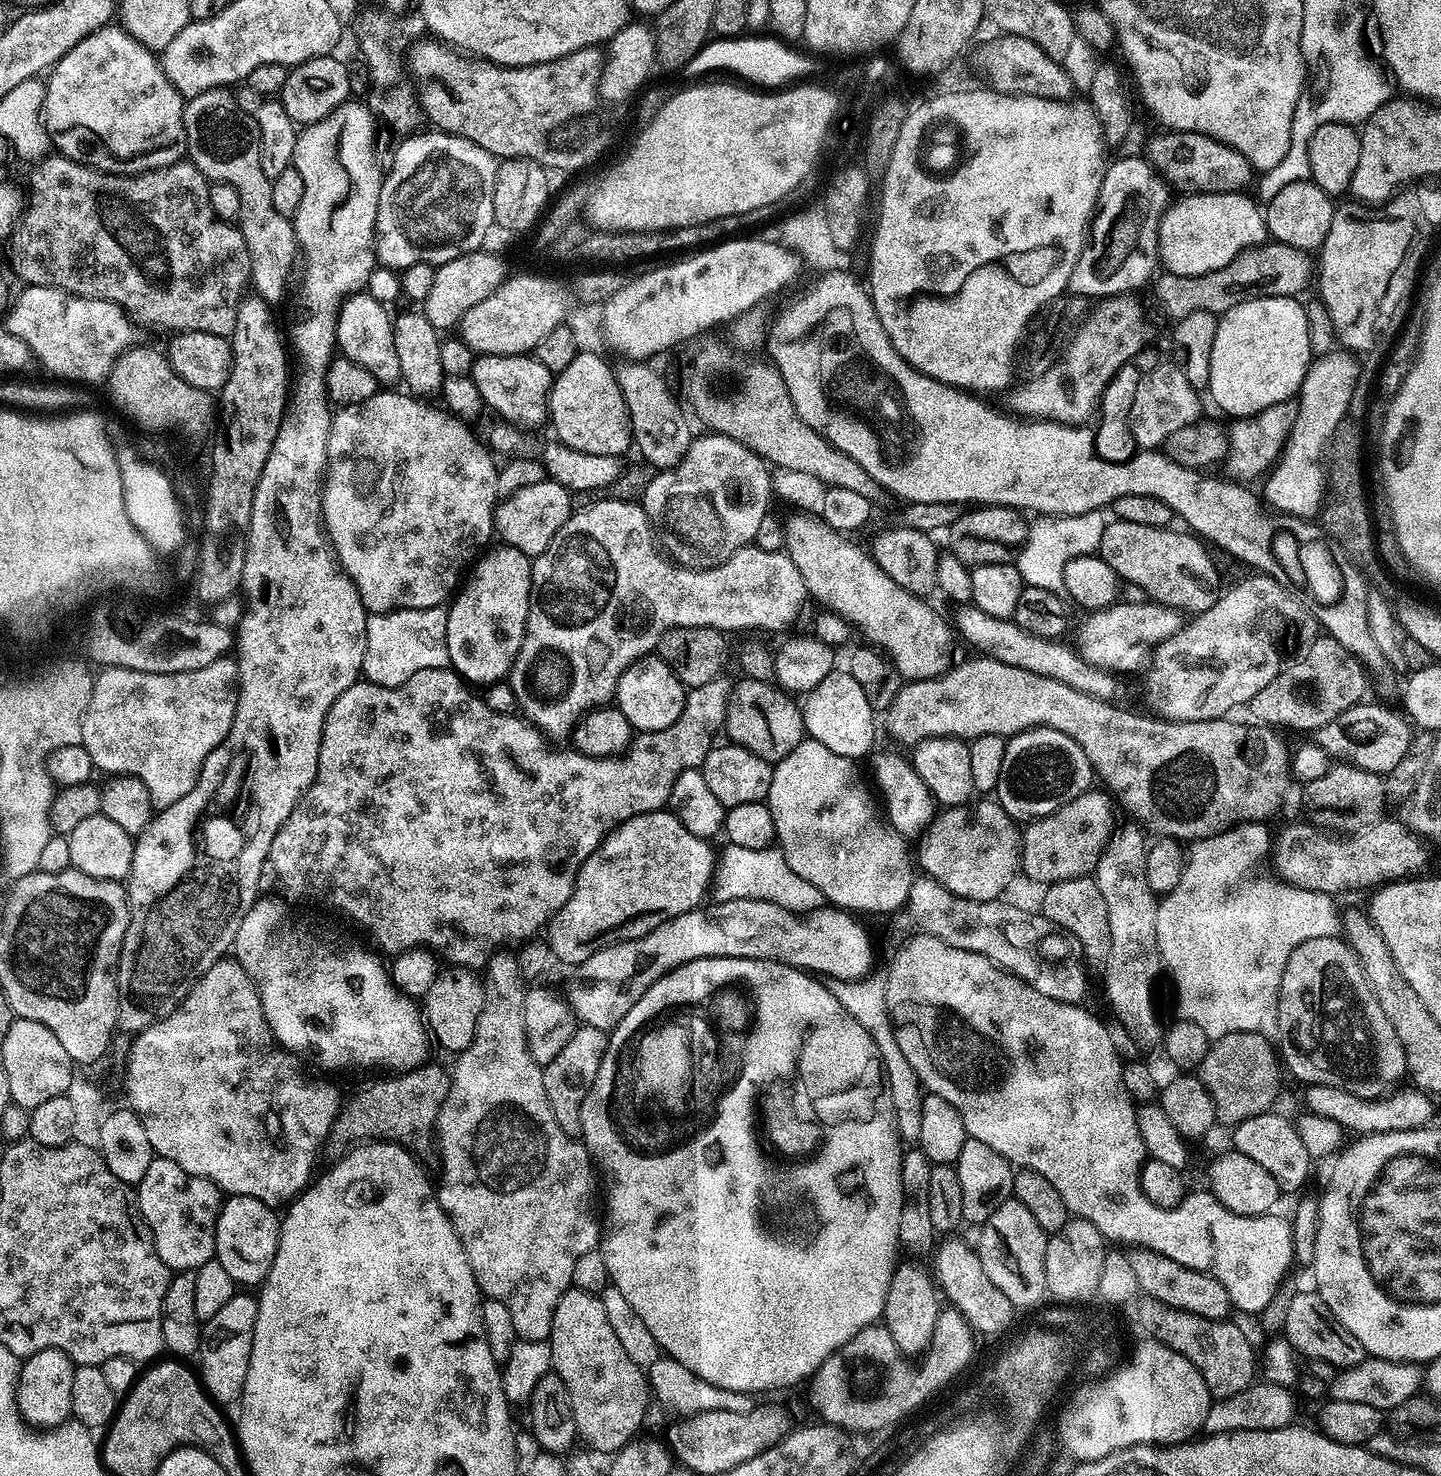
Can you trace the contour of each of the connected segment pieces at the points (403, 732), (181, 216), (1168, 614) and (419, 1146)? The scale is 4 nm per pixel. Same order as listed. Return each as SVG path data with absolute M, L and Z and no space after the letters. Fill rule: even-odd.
M451 667L418 670L418 674L414 674L414 678L406 678L402 686L378 686L367 682L351 684L326 714L316 780L304 791L290 818L282 822L278 834L274 834L274 842L268 851L268 864L271 871L273 868L280 875L286 887L305 892L308 896L321 896L334 907L344 908L346 915L365 924L376 935L377 942L391 954L427 946L444 960L448 959L449 965L480 970L487 965L488 957L505 945L502 943L508 938L524 942L535 937L539 933L536 931L540 927L541 931L556 911L566 906L576 888L576 875L580 873L580 867L612 829L631 816L661 811L671 801L674 782L678 782L679 776L686 770L703 765L706 754L717 739L716 731L719 733L724 727L724 707L728 704L730 684L724 678L717 678L697 688L687 689L682 714L678 714L676 721L666 726L666 730L640 732L626 754L605 758L588 756L575 750L551 752L543 732L519 715L492 710L483 695L475 696L471 691L475 692L464 677Z
M52 154L39 161L33 168L36 169L32 172L32 192L30 188L30 199L27 201L24 215L10 240L10 254L20 254L20 264L14 270L22 270L22 275L20 275L19 279L23 281L25 285L41 284L47 288L60 288L64 292L72 292L76 296L89 296L95 300L109 300L110 302L120 305L121 308L126 310L129 317L132 317L138 322L142 320L146 324L158 324L164 328L174 328L172 330L183 330L185 332L208 331L210 334L225 336L227 338L231 337L235 330L237 305L240 304L242 297L245 295L244 286L248 286L250 282L250 254L247 253L244 235L240 233L239 227L237 227L235 223L216 219L214 206L210 206L210 190L208 189L210 181L208 181L191 162L172 164L168 168L159 168L153 172L137 172L135 176L119 176L117 172L100 172L97 168L91 168L89 164L80 164L77 160L70 160L66 156Z
M1117 602L1109 608L1089 611L1085 616L1088 617L1081 622L1080 633L1074 639L1075 647L1083 660L1113 674L1139 673L1149 663L1157 646L1182 626L1182 616L1177 609L1155 602L1140 605Z
M425 1062L419 1068L409 1072L384 1078L381 1084L365 1090L361 1096L345 1103L336 1116L328 1139L324 1141L323 1155L328 1155L332 1162L347 1156L353 1148L369 1142L387 1142L398 1144L411 1152L417 1160L427 1161L427 1156L434 1152L436 1138L436 1119L438 1110L448 1093L449 1073L444 1072L433 1062Z

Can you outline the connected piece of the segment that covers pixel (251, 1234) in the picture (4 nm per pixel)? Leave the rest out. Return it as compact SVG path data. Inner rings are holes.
M228 1196L220 1205L214 1246L216 1259L230 1274L230 1278L238 1286L263 1284L270 1274L270 1266L274 1266L274 1254L278 1254L280 1241L281 1217L276 1216L277 1209L273 1205L249 1196Z

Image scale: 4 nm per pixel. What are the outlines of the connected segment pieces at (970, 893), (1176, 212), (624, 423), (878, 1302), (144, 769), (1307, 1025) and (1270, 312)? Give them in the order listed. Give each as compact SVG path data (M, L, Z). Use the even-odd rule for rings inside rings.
M980 798L969 804L948 806L937 815L919 841L918 864L925 877L937 880L956 896L974 900L999 900L1021 871L1021 829L999 802Z
M1198 192L1184 194L1181 200L1173 199L1164 209L1164 217L1160 220L1158 230L1158 260L1164 264L1169 273L1174 276L1197 276L1210 274L1214 270L1222 270L1235 256L1246 248L1255 248L1269 239L1265 224L1265 213L1261 205L1251 195L1244 192Z
M585 350L578 351L573 361L570 362L565 369L555 373L552 381L552 390L548 393L548 414L550 417L550 425L552 424L553 430L556 431L555 439L559 441L559 443L566 445L568 448L582 450L586 454L606 454L607 456L623 457L625 455L624 451L626 451L628 447L630 449L633 447L634 441L632 439L632 423L628 417L628 407L624 401L624 395L622 394L622 390L616 381L616 372L614 371L614 368L611 368L611 366L603 360L602 357L595 356L592 352L585 352Z
M711 956L711 957L710 957L710 958L698 958L698 959L697 959L697 960L695 960L695 961L694 961L694 962L686 962L686 963L685 963L685 964L680 964L680 965L678 965L678 967L677 967L677 968L675 968L675 969L674 969L674 971L672 971L672 972L667 972L667 974L666 974L666 975L665 975L665 976L664 976L664 977L663 977L663 978L661 978L661 980L659 980L659 981L658 981L658 982L654 982L654 986L650 986L650 990L646 990L646 994L642 994L642 998L638 998L638 1002L634 1002L634 1006L630 1006L630 1014L626 1014L626 1018L622 1018L622 1022L618 1022L618 1026L617 1026L617 1027L616 1027L616 1028L613 1028L613 1029L611 1029L611 1032L610 1032L610 1035L609 1035L609 1037L608 1037L608 1045L607 1045L607 1046L606 1046L606 1050L605 1050L605 1051L604 1051L604 1056L603 1056L603 1057L602 1057L602 1058L601 1058L601 1059L600 1059L600 1065L599 1065L599 1066L598 1066L598 1074L597 1074L597 1075L596 1075L596 1077L595 1077L595 1078L594 1078L594 1082L593 1082L593 1083L592 1083L592 1085L591 1085L591 1086L590 1086L590 1090L589 1090L589 1091L588 1091L588 1093L587 1093L587 1094L586 1094L586 1098L585 1098L585 1099L584 1099L584 1101L583 1101L583 1102L582 1102L582 1143L583 1143L583 1145L584 1145L584 1147L585 1147L585 1148L587 1148L587 1149L588 1149L588 1155L589 1155L589 1156L591 1156L591 1157L592 1157L592 1159L593 1159L593 1161L594 1161L594 1164L595 1164L595 1167L596 1167L596 1168L597 1168L597 1169L598 1169L598 1172L599 1172L599 1175L600 1175L600 1176L601 1176L601 1177L602 1177L602 1184L603 1184L603 1187L604 1187L604 1184L605 1184L605 1186L606 1186L606 1187L608 1187L608 1224L607 1224L607 1220L606 1220L606 1227L605 1227L605 1228L604 1228L604 1229L603 1229L603 1232L602 1232L602 1251L603 1251L603 1253L604 1253L604 1265L605 1265L605 1266L606 1266L606 1270L607 1270L607 1271L608 1271L608 1278L609 1278L609 1281L610 1281L610 1284L611 1284L611 1287L613 1287L613 1288L616 1288L616 1289L618 1289L618 1290L619 1290L619 1292L620 1292L620 1293L621 1293L621 1294L622 1294L622 1298L626 1298L626 1302L630 1302L630 1306L634 1306L634 1310L635 1310L635 1311L636 1311L636 1313L637 1313L637 1314L638 1314L638 1318L642 1318L642 1322L644 1322L644 1323L645 1323L645 1324L646 1324L646 1330L650 1330L650 1334L654 1334L654 1338L655 1338L655 1339L656 1339L656 1340L657 1340L657 1342L658 1342L658 1343L659 1343L659 1344L660 1344L660 1347L661 1347L661 1349L663 1349L663 1351L664 1351L664 1352L665 1352L665 1353L667 1353L667 1355L668 1355L668 1356L669 1356L669 1357L672 1357L672 1358L673 1358L673 1359L675 1359L675 1360L677 1360L677 1361L678 1361L678 1362L680 1362L680 1363L682 1363L682 1364L683 1364L683 1366L686 1366L686 1369L687 1369L687 1370L690 1370L690 1371L693 1371L693 1372L694 1372L694 1374L696 1374L696 1375L697 1375L697 1376L698 1376L698 1378L702 1378L702 1379L704 1379L704 1380L705 1380L705 1381L706 1381L706 1382L708 1382L708 1383L712 1383L712 1384L713 1384L713 1385L714 1385L714 1386L716 1386L716 1387L724 1387L724 1388L725 1388L725 1389L726 1389L726 1390L730 1390L730 1391L736 1391L736 1392L745 1392L745 1393L749 1393L749 1394L756 1394L756 1392L772 1392L772 1391L774 1391L774 1390L775 1390L775 1388L788 1388L788 1387L790 1387L790 1386L791 1386L791 1384L800 1384L800 1383L802 1383L802 1382L803 1382L803 1380L804 1380L804 1379L805 1379L805 1380L804 1380L804 1383L805 1383L805 1381L807 1381L807 1380L808 1380L808 1379L809 1379L809 1378L811 1378L811 1377L813 1377L813 1376L815 1376L815 1375L816 1375L816 1372L817 1372L817 1371L818 1371L818 1369L819 1369L819 1368L820 1368L820 1367L821 1367L821 1366L822 1366L822 1362L826 1362L826 1358L827 1358L827 1357L828 1357L828 1356L830 1356L830 1355L832 1355L832 1353L833 1353L833 1352L838 1352L838 1351L840 1351L840 1348L841 1348L841 1346L842 1346L842 1345L844 1345L844 1344L845 1344L845 1343L846 1343L846 1342L850 1342L850 1338L854 1338L854 1337L855 1337L855 1336L856 1336L856 1335L858 1335L858 1333L859 1333L859 1332L861 1332L861 1330L862 1330L862 1329L864 1329L864 1328L866 1328L866 1327L869 1327L869 1326L872 1326L872 1325L875 1325L875 1324L876 1324L876 1323L877 1323L877 1321L879 1321L879 1320L880 1320L880 1319L881 1319L881 1317L883 1317L883 1314L884 1314L884 1303L885 1303L885 1302L886 1302L886 1294L887 1294L887 1293L888 1293L888 1287L889 1287L889 1286L890 1286L890 1282L891 1282L891 1281L892 1281L892 1274L893 1274L893 1272L895 1272L895 1271L896 1271L896 1269L897 1269L897 1267L898 1267L898 1259L897 1259L897 1260L896 1260L896 1252L897 1252L897 1253L898 1253L898 1249L899 1249L899 1248L900 1248L900 1239L899 1239L899 1238L898 1238L898 1217L900 1217L900 1216L901 1216L901 1214L902 1214L902 1162L901 1162L901 1161L900 1161L900 1158L901 1158L901 1155L902 1155L902 1141L901 1141L901 1138L900 1138L900 1131L898 1131L898 1130L897 1130L897 1129L896 1129L896 1115L895 1115L895 1114L894 1114L894 1106L893 1106L893 1105L892 1105L892 1099L891 1099L891 1098L890 1098L890 1094L889 1094L889 1093L888 1093L888 1092L887 1092L887 1090L886 1090L886 1077L885 1077L885 1075L884 1075L884 1066L883 1066L883 1063L882 1063L882 1061L881 1061L881 1058L880 1058L880 1051L879 1051L879 1050L878 1050L878 1046L877 1046L877 1045L876 1045L876 1043L875 1043L875 1042L874 1042L874 1038L870 1038L870 1034L869 1034L869 1033L868 1033L868 1032L867 1032L867 1031L866 1031L866 1030L865 1030L865 1029L864 1029L864 1027L863 1027L863 1026L862 1026L862 1022L858 1022L858 1018L854 1018L854 1014L850 1014L850 1010L846 1010L846 1006L842 1006L842 1002L838 1002L838 998L834 998L834 994L833 994L833 993L832 993L832 992L831 992L831 990L830 990L830 989L828 989L828 986L827 986L827 983L824 983L824 982L821 982L821 981L820 981L820 980L819 980L819 979L817 979L817 977L816 977L816 976L815 976L815 975L812 975L812 974L809 974L809 973L807 973L807 972L805 972L805 971L803 971L803 970L801 970L801 969L798 969L798 968L791 968L791 966L790 966L790 965L789 965L789 964L779 964L779 963L778 963L778 961L777 961L777 960L751 960L751 959L750 959L750 958L718 958L718 957L717 957L717 956ZM727 996L733 996L733 998L734 998L734 999L735 999L735 1000L736 1000L736 1001L737 1001L737 1002L738 1002L738 1003L740 1003L740 1006L741 1006L741 1008L742 1008L742 1018L741 1018L741 1020L740 1020L740 1022L739 1022L739 1024L728 1024L728 1023L726 1023L726 1022L724 1022L724 1023L722 1023L722 1024L721 1024L721 1025L720 1025L720 1003L722 1003L722 1002L723 1002L723 1000L724 1000L724 999L726 999L726 998L727 998Z
M221 658L202 670L184 673L144 673L134 669L105 667L92 682L90 702L82 718L80 743L90 754L93 765L104 774L136 776L150 790L157 809L174 806L178 798L190 794L200 776L204 759L230 734L236 709L238 677L236 661Z
M1339 935L1310 938L1299 944L1282 970L1280 997L1278 998L1278 1052L1282 1064L1301 1080L1304 1086L1325 1084L1346 1090L1364 1100L1379 1100L1400 1079L1405 1079L1408 1063L1390 1026L1390 1018L1378 1006L1374 990L1348 941Z
M1256 294L1230 306L1230 310L1219 313L1206 381L1213 402L1228 418L1256 416L1262 410L1283 400L1293 399L1299 393L1304 375L1308 373L1308 365L1314 359L1312 336L1308 333L1308 316L1300 302L1295 296Z

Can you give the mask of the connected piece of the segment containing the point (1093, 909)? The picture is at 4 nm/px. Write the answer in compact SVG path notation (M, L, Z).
M1079 876L1063 880L1047 885L1043 892L1044 917L1078 938L1084 951L1085 965L1089 969L1102 970L1110 958L1110 918L1106 910L1106 898L1102 898L1102 890L1098 890L1095 879L1092 876Z

